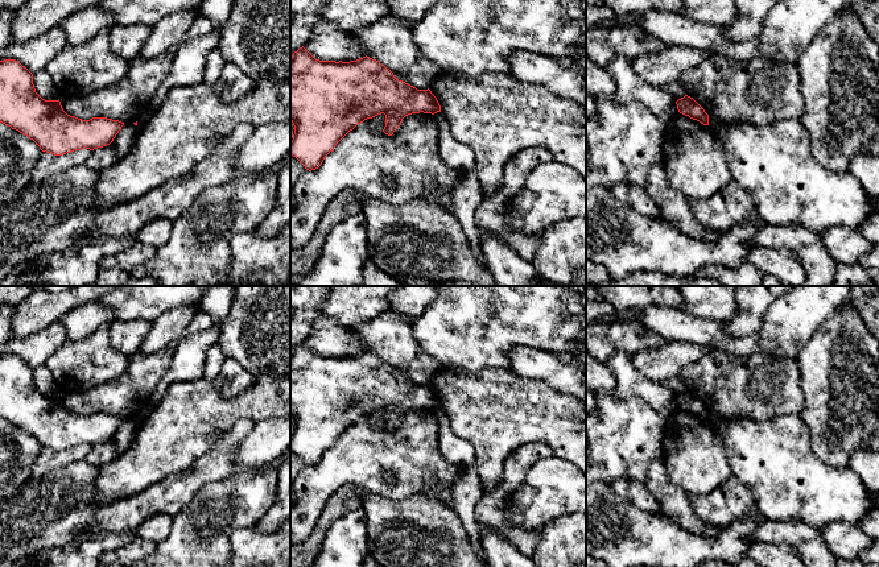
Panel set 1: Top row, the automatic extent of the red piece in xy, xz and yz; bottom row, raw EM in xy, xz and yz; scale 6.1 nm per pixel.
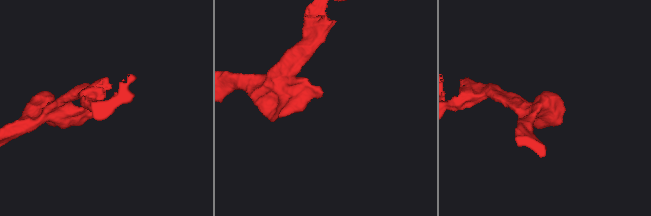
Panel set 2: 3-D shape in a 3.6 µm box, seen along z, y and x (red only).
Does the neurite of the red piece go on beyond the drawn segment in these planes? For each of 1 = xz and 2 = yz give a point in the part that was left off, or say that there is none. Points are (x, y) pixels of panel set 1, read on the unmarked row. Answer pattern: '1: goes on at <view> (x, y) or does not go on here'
1: does not go on here
2: does not go on here

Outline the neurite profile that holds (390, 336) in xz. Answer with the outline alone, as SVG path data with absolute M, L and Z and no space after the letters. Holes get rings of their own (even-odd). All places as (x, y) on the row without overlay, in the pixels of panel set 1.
M384 311L370 322L355 326L359 340L364 344L360 352L370 352L389 364L395 373L417 385L428 385L433 376L441 369L441 364L425 353L412 334L412 320L404 315Z

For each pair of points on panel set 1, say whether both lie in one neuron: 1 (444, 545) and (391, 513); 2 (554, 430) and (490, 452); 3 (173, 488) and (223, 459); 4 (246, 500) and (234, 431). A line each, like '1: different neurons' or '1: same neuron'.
1: same neuron
2: same neuron
3: same neuron
4: different neurons

